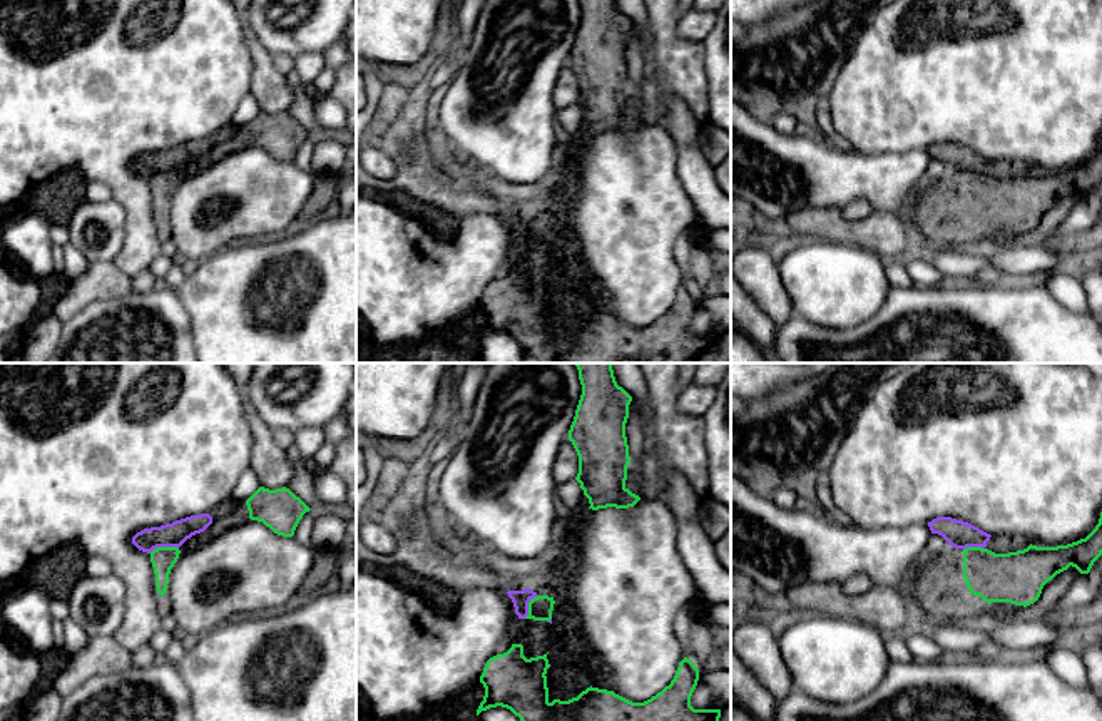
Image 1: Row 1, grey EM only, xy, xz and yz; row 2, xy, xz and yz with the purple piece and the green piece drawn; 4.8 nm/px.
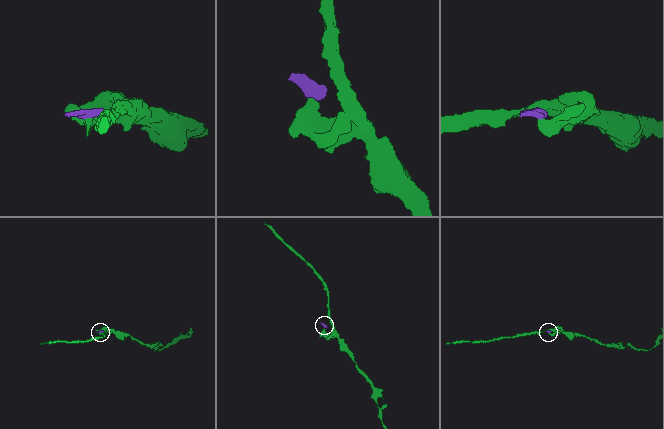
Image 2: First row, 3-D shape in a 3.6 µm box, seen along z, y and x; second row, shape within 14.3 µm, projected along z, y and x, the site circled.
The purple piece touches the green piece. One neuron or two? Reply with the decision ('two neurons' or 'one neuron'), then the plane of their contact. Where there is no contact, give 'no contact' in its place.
two neurons; meets purple in xy

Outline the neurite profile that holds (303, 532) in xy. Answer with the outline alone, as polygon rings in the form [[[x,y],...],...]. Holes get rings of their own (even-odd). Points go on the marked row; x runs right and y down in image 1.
[[[309,510],[299,520],[299,524],[298,524],[296,530],[294,530],[294,539],[299,544],[311,545],[314,519],[316,519],[316,512],[314,510]]]

